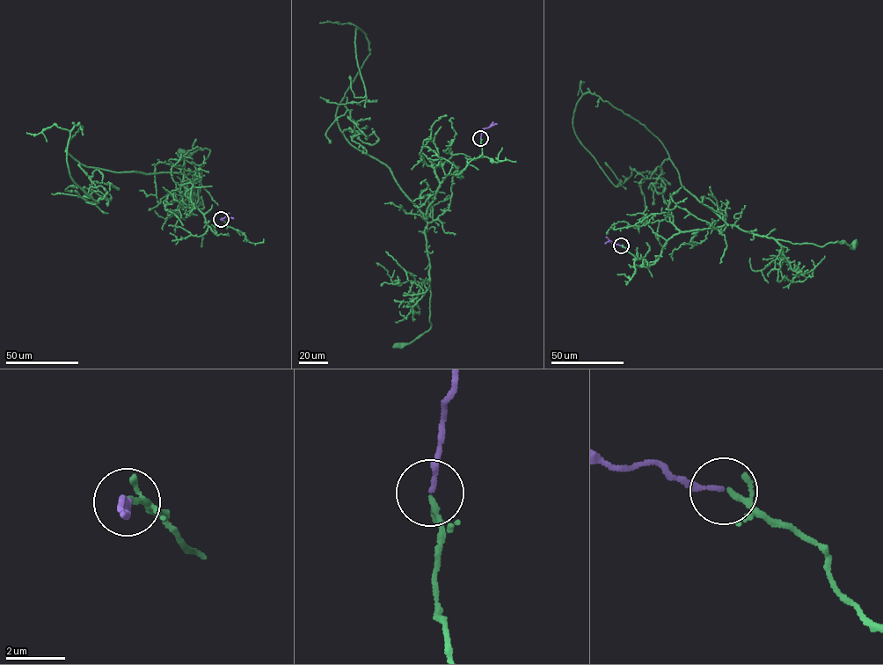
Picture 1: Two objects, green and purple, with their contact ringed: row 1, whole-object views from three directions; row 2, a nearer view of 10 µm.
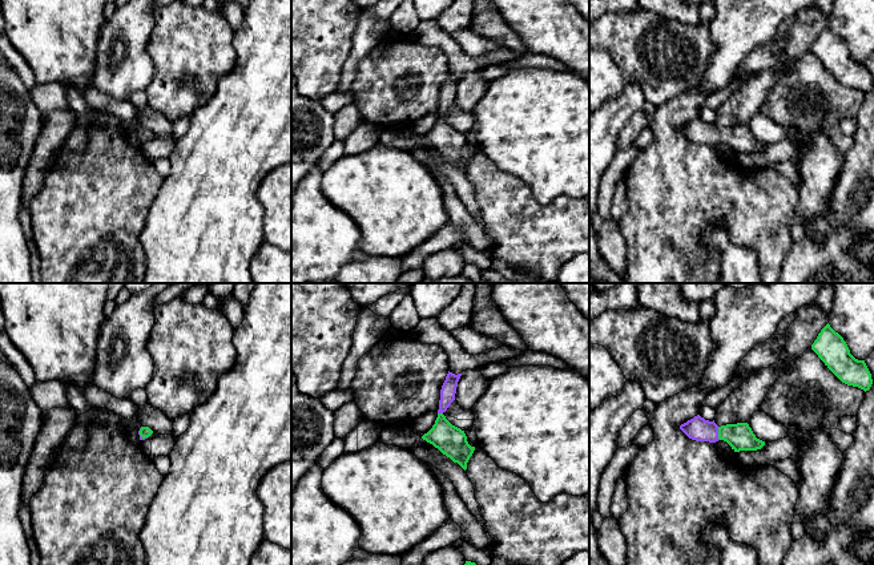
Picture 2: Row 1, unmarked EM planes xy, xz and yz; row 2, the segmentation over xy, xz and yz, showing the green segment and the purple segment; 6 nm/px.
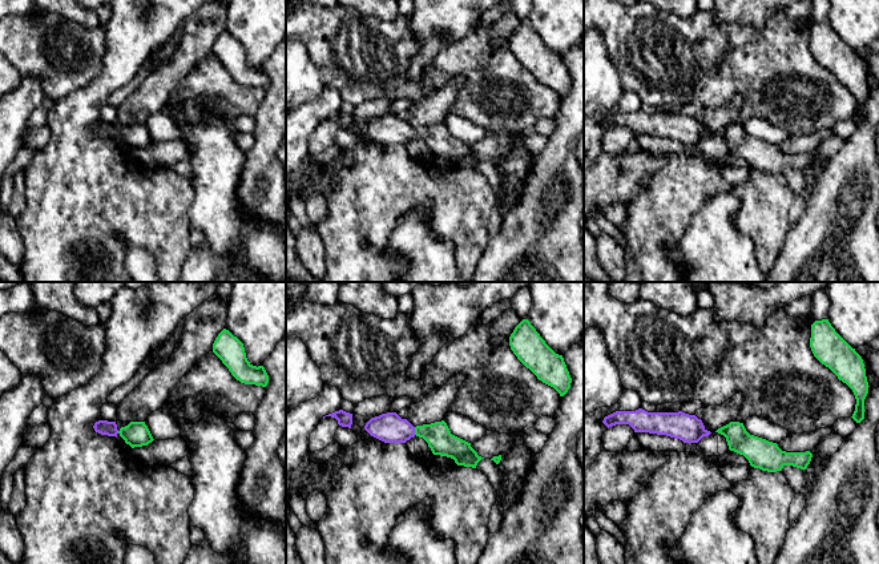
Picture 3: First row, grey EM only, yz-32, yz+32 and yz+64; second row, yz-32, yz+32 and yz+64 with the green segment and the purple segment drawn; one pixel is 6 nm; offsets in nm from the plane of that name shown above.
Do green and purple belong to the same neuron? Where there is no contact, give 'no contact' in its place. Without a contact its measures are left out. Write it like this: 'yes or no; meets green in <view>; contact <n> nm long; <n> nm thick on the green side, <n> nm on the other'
yes; meets green in yz; contact 80 nm long; 160 nm thick on the green side, 140 nm on the other

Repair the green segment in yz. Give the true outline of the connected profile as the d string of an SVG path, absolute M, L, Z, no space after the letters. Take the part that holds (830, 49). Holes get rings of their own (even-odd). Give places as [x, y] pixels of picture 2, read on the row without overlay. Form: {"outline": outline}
{"outline": "M829 25L818 36L811 52L842 85L865 94L870 92L873 81L865 62L850 56L843 40Z"}

